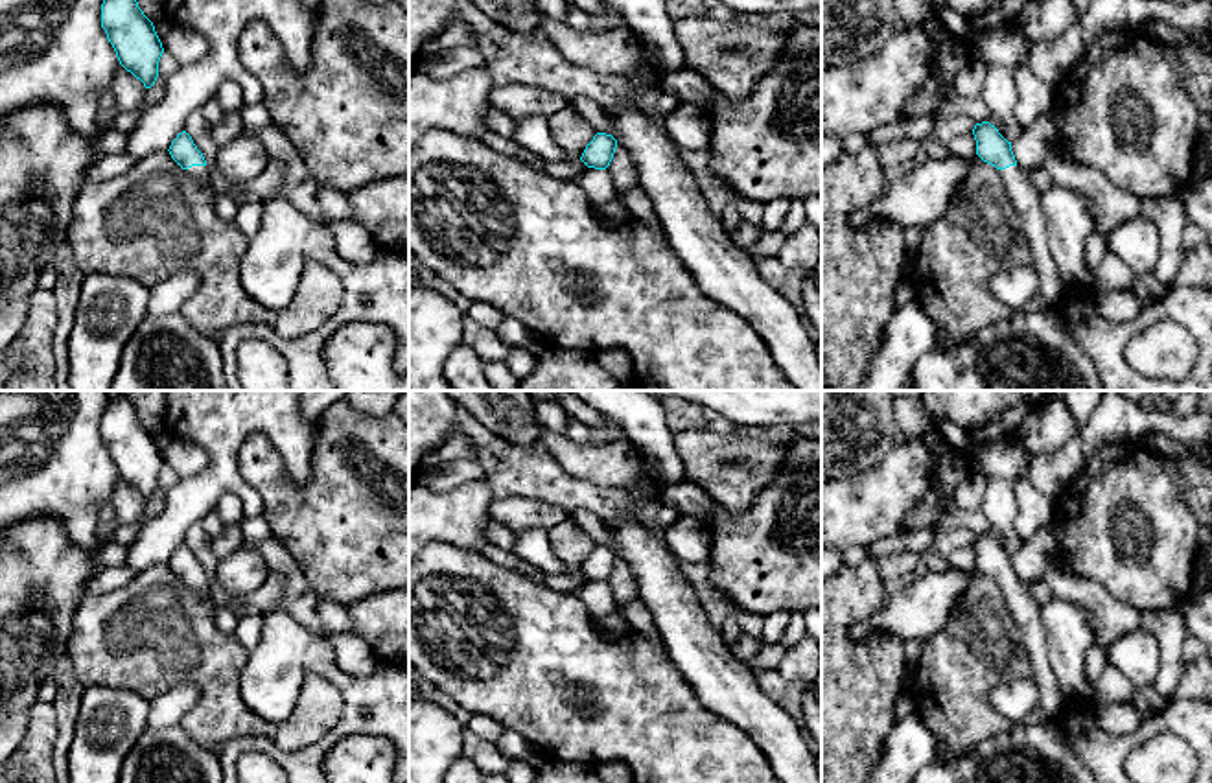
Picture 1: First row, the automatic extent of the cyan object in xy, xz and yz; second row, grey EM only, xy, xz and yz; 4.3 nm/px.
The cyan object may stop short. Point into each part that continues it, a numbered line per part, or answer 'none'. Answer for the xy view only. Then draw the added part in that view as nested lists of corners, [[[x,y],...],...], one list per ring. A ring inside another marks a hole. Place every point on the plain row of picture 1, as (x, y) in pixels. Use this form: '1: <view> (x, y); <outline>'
1: xy (201, 586); [[[192,578],[186,582],[186,586],[197,593],[199,597],[212,597],[210,582],[208,578]]]

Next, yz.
1: yz (1025, 610); [[[1020,578],[998,582],[998,586],[1006,597],[1008,612],[1017,626],[1020,643],[1028,652],[1033,678],[1039,687],[1039,704],[1046,719],[1055,720],[1065,704],[1065,696],[1048,660],[1044,628],[1041,625],[1041,604],[1030,595]]]

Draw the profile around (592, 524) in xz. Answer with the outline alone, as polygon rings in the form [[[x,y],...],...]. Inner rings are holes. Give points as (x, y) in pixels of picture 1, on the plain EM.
[[[575,510],[569,514],[599,545],[613,549],[613,538],[602,518],[588,510]]]

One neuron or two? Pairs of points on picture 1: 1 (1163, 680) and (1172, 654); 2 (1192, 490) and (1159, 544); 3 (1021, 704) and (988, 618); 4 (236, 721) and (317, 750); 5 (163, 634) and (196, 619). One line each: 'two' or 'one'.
1: one
2: two
3: two
4: two
5: one

